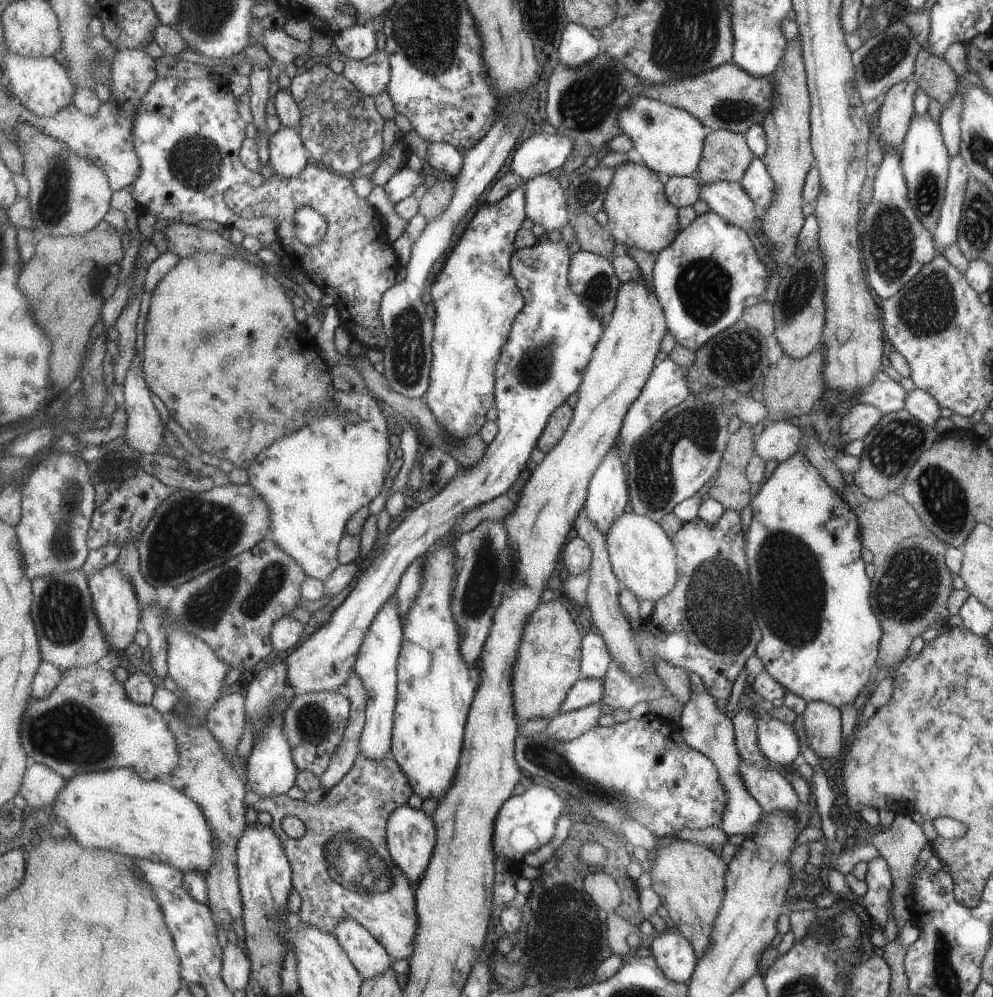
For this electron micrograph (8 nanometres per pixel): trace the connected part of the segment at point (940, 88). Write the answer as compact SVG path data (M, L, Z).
M923 48L914 62L911 78L931 100L936 100L942 111L956 92L957 77L950 64Z

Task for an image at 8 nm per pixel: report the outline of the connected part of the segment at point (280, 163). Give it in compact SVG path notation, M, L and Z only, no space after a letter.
M281 126L269 136L269 163L273 173L284 177L297 176L312 158L299 127Z

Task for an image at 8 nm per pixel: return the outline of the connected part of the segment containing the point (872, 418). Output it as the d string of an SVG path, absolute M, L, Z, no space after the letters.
M857 403L851 405L846 415L840 418L840 443L847 444L855 439L861 439L876 426L881 418L881 412L873 405Z

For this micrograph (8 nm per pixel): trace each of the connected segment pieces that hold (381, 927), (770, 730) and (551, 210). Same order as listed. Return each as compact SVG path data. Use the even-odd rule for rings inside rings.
M361 754L357 757L353 768L341 779L339 784L336 784L331 790L327 791L323 796L323 799L317 804L309 804L303 799L294 799L291 796L281 795L276 797L264 797L257 794L253 789L249 789L246 794L247 806L253 808L256 812L265 810L273 816L273 827L276 833L283 841L284 849L286 850L289 860L292 862L294 872L294 888L297 889L302 896L302 909L300 912L300 921L303 925L309 925L312 927L320 928L322 931L335 934L337 925L345 919L355 919L363 926L370 930L383 946L388 950L388 953L395 959L410 959L414 951L414 940L417 932L417 927L420 924L420 916L416 911L416 888L411 882L408 876L397 866L393 855L390 853L387 845L387 824L388 820L392 818L392 814L402 805L402 801L409 796L413 796L414 790L412 784L409 782L408 776L405 774L404 769L400 767L400 764L396 761L395 757L389 755L382 761L376 761L370 759L368 756ZM285 816L296 816L301 820L305 826L305 834L298 838L291 838L285 830L283 830L283 818Z
M766 716L759 719L758 731L761 752L772 766L783 766L797 756L799 744L792 725Z
M557 173L537 175L525 184L528 218L553 236L555 230L560 232L565 224L572 223L566 187L559 184Z

